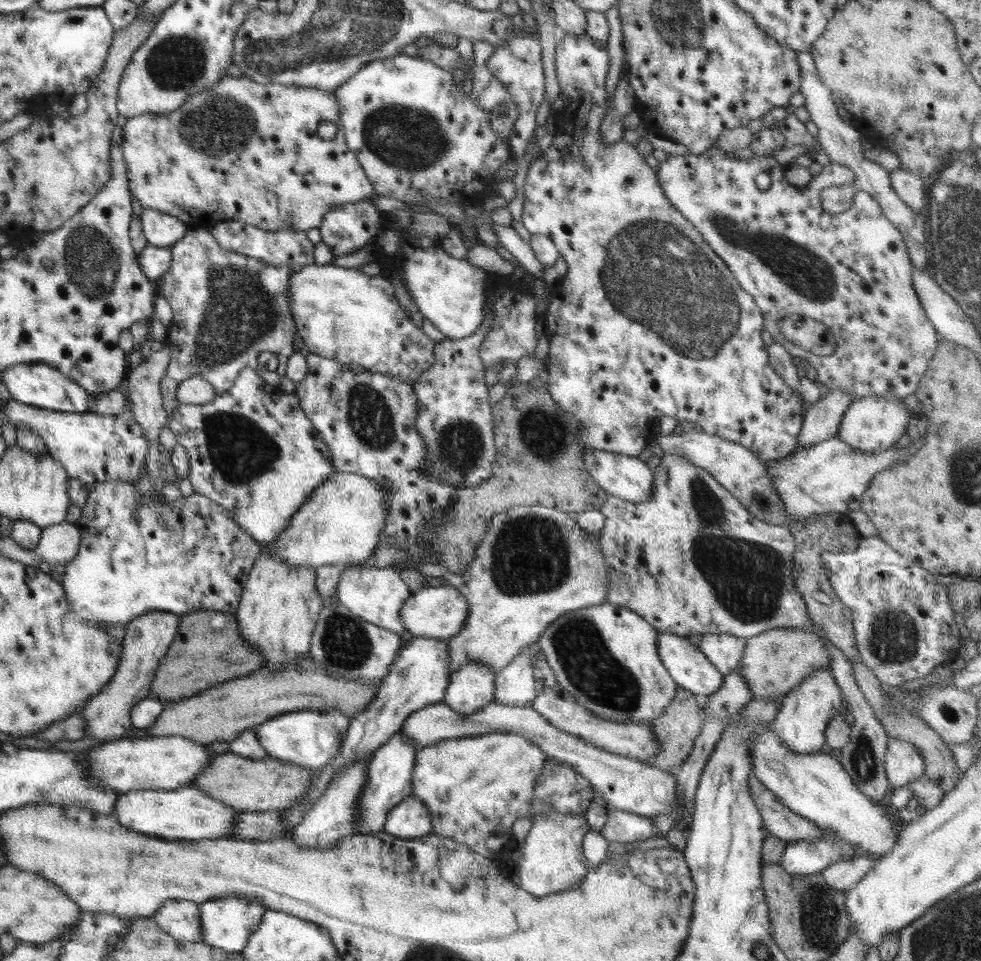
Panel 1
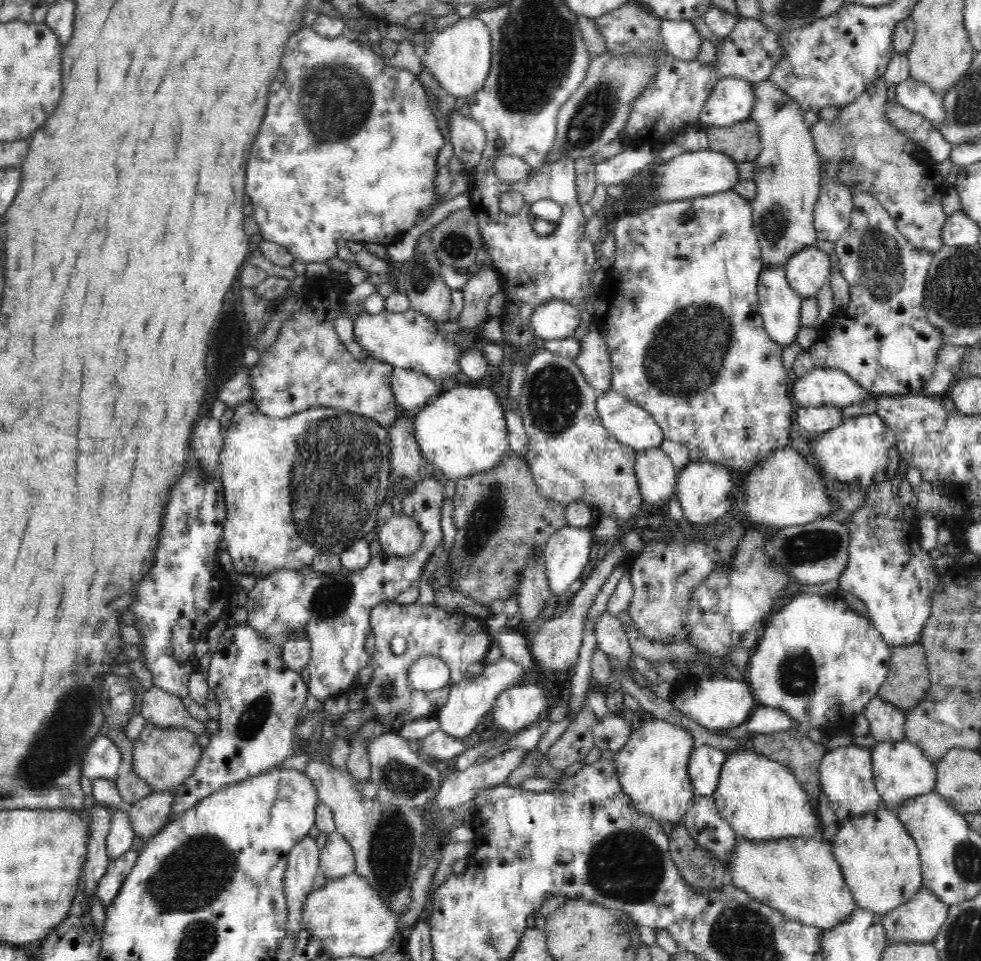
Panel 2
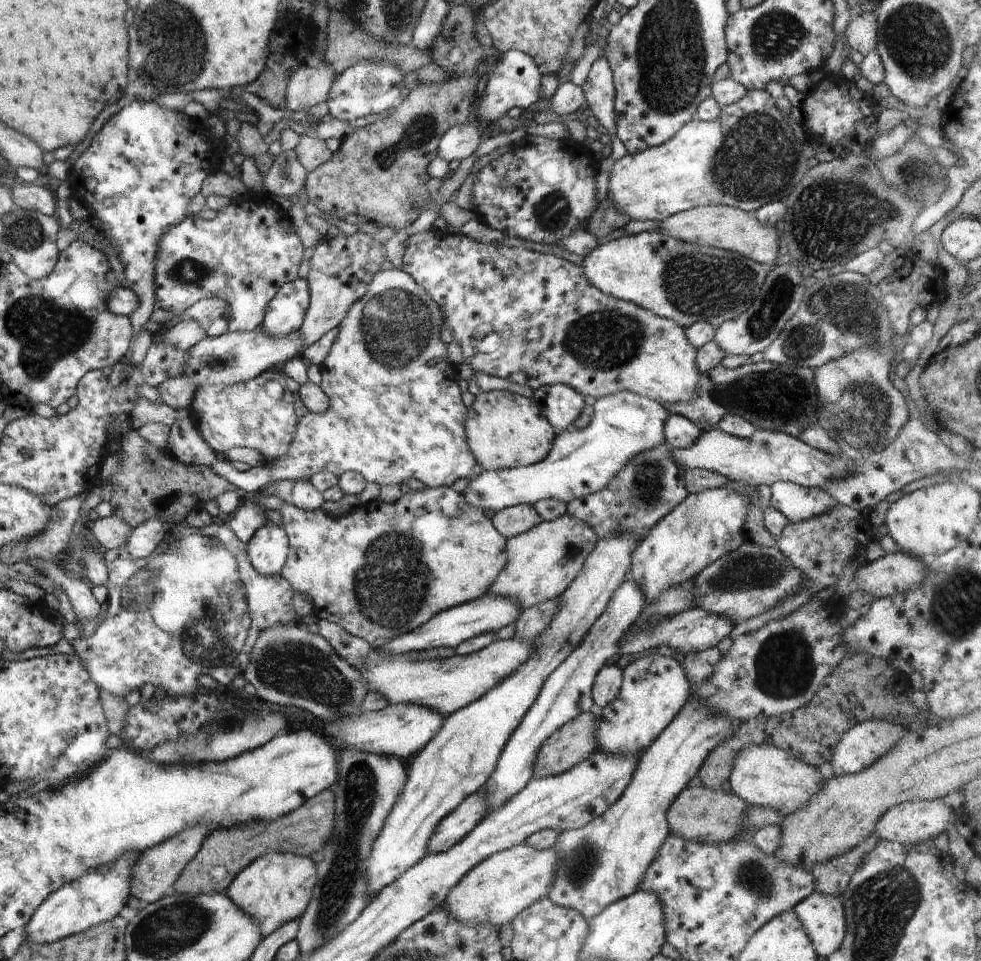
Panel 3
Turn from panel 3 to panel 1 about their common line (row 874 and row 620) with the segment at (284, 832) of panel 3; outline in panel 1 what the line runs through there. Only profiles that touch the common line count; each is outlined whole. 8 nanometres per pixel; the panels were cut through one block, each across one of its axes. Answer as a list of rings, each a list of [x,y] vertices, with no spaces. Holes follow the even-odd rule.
[[[201,608],[180,616],[179,630],[157,666],[149,694],[161,702],[194,696],[232,679],[253,674],[262,666],[263,656],[253,644],[241,638],[234,614]]]

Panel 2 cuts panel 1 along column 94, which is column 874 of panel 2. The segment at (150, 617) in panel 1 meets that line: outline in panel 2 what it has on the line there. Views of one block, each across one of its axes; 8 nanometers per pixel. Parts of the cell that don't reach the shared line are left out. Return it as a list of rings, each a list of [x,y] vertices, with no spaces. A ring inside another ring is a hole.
[[[876,696],[876,698],[866,706],[864,716],[866,716],[869,722],[868,735],[873,736],[878,743],[904,740],[904,724],[906,720],[904,710],[898,709],[894,705],[890,705],[888,702],[882,701],[880,697]]]

